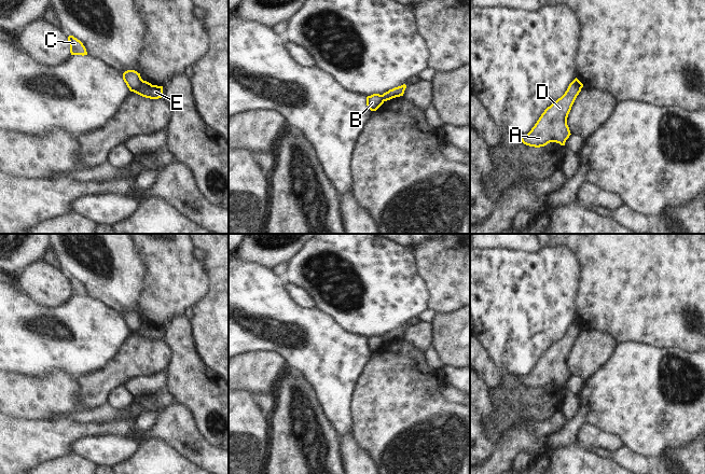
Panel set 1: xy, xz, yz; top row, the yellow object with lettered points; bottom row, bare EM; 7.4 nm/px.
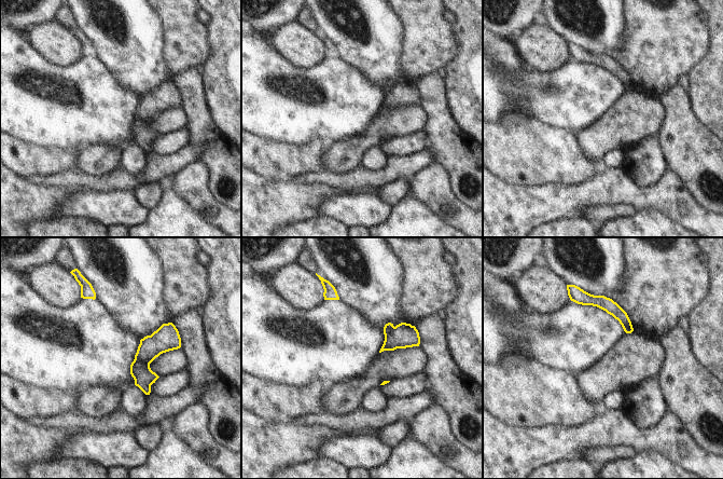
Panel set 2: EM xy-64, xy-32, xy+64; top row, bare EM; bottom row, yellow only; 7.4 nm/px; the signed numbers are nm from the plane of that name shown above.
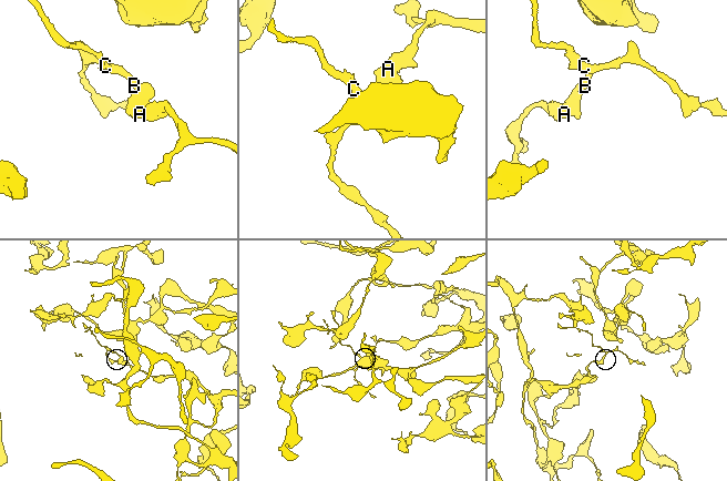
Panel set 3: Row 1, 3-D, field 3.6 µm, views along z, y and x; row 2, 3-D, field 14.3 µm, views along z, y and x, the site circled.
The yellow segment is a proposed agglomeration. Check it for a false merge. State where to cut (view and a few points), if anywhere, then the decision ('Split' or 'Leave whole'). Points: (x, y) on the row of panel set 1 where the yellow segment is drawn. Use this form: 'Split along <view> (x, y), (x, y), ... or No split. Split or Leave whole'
Split along xy (142, 80), (141, 84), (134, 92). Split.

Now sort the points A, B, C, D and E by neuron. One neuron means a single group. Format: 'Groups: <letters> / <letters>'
Groups: A D E / B C.

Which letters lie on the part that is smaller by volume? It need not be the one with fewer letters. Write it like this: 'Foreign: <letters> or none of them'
Foreign: B, C

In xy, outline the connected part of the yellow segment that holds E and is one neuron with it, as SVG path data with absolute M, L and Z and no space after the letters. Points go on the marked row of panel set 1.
M143 81L141 86L134 93L150 99L158 99L163 97L163 86L152 85L151 83Z

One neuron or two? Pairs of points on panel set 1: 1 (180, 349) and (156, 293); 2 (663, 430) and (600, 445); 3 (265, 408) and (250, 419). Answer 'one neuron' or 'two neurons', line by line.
1: two neurons
2: two neurons
3: two neurons

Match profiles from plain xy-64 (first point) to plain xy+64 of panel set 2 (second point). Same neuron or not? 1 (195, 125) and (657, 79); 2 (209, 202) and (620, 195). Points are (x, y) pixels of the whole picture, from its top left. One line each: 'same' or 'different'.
1: different
2: same

